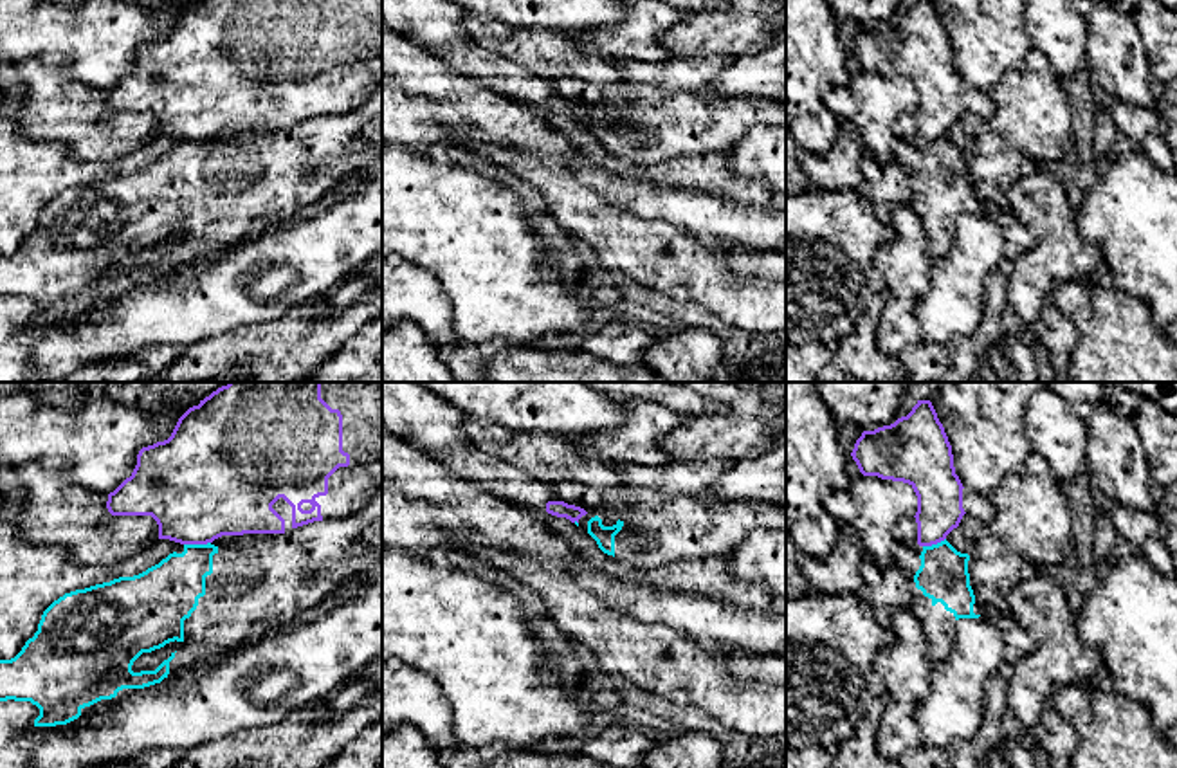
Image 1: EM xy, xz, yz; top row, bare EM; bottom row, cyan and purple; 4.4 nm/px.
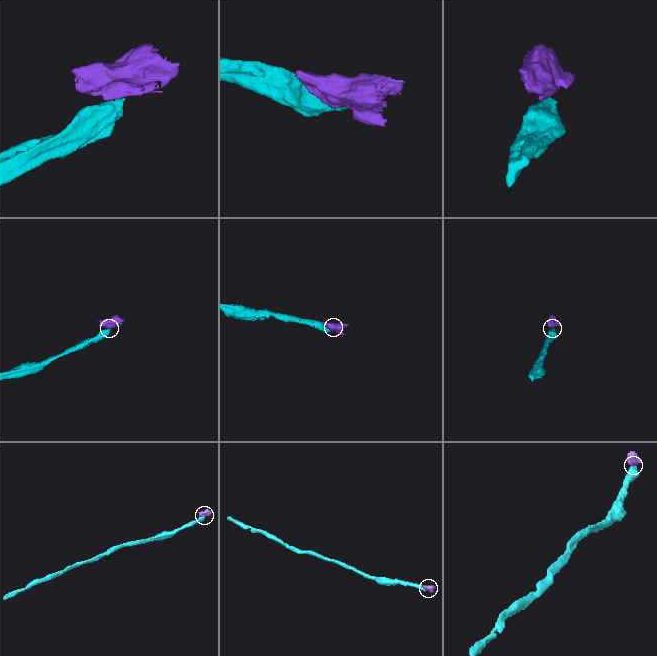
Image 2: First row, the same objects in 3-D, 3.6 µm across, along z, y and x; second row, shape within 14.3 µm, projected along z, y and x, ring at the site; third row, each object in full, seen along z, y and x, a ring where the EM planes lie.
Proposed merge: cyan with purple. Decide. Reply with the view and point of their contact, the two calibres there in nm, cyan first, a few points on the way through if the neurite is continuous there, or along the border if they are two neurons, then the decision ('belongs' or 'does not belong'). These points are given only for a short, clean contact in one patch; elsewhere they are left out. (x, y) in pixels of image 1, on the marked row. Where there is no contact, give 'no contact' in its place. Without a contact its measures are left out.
xy (197, 545) | 280/460 nm | along xy (209, 541), (184, 545) | does not belong

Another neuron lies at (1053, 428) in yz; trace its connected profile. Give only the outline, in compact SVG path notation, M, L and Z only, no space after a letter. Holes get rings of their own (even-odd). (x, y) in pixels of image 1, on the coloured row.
M1049 388L1031 395L1024 427L1033 451L1047 460L1058 480L1087 471L1089 427L1074 406Z

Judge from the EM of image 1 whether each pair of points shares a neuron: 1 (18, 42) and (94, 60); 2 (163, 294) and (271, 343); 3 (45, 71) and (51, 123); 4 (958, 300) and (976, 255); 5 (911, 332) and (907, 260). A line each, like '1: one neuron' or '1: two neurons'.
1: one neuron
2: two neurons
3: one neuron
4: one neuron
5: one neuron

